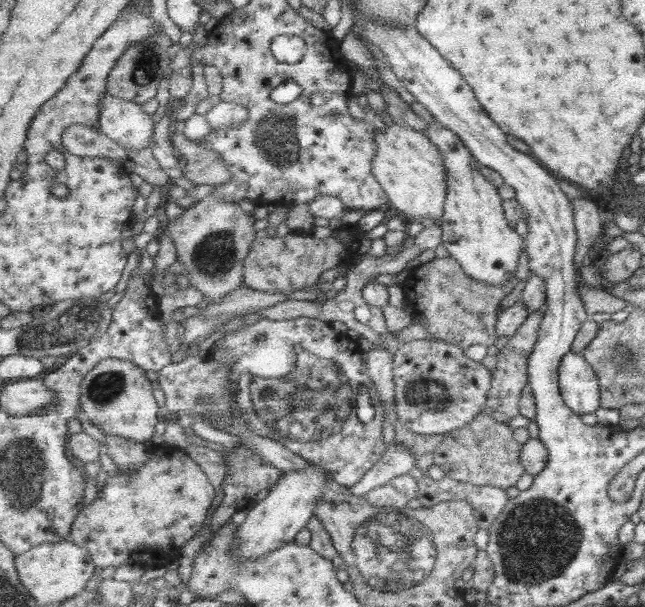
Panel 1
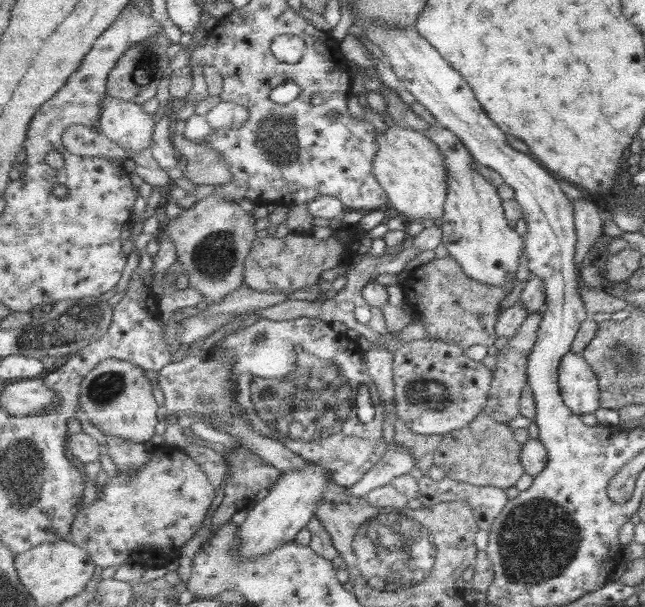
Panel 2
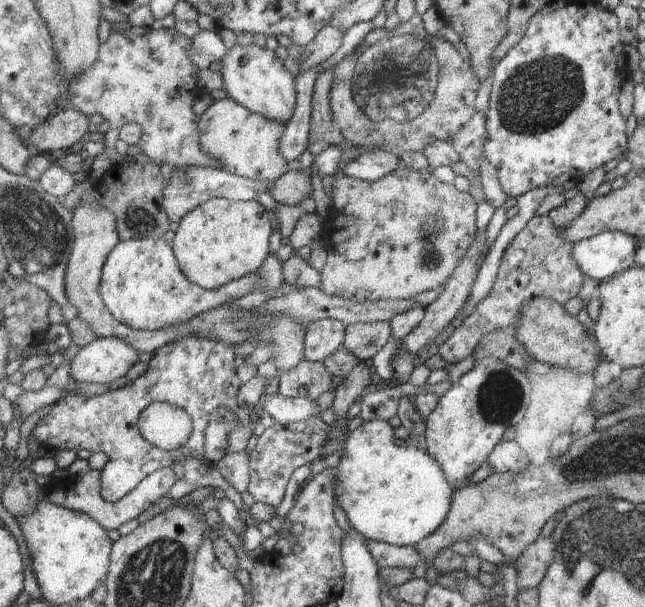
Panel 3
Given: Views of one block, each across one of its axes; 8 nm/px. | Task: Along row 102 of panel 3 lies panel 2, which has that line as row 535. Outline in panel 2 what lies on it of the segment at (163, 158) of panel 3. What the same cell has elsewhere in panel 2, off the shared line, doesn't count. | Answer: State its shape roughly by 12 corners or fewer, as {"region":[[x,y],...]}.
{"region":[[168,448],[107,480],[71,537],[106,570],[178,559],[217,491]]}

